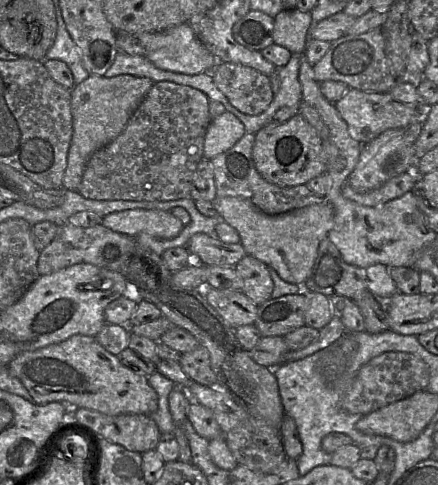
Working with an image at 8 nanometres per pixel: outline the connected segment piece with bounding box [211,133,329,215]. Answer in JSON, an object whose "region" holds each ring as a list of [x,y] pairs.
{"region":[[[246,133],[233,147],[211,159],[218,197],[241,197],[250,200],[268,215],[278,215],[313,204],[329,203],[327,196],[313,193],[307,185],[280,187],[266,181],[257,171],[253,161],[255,134]]]}

